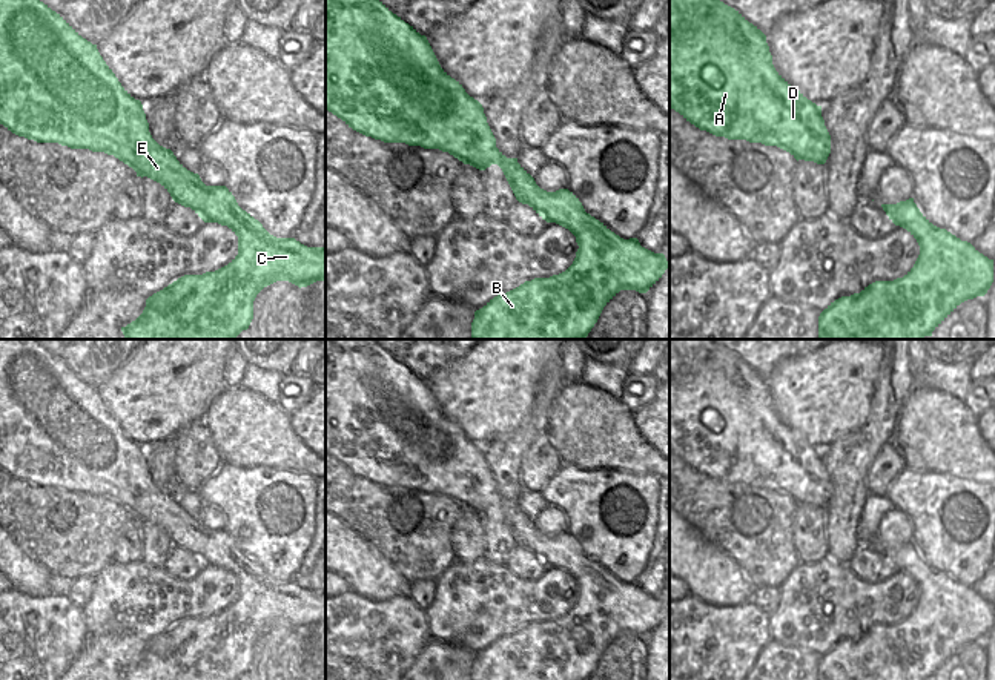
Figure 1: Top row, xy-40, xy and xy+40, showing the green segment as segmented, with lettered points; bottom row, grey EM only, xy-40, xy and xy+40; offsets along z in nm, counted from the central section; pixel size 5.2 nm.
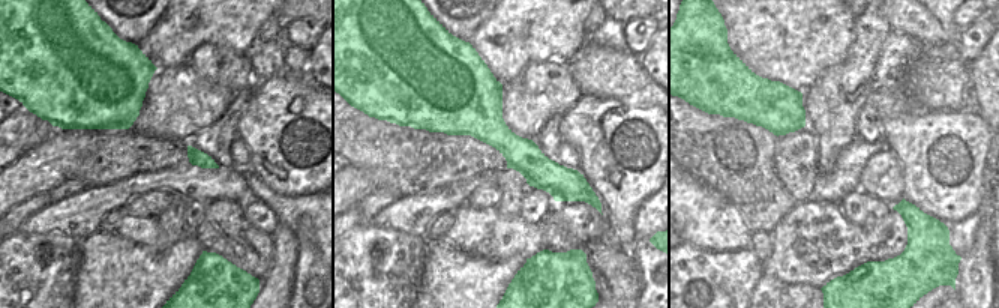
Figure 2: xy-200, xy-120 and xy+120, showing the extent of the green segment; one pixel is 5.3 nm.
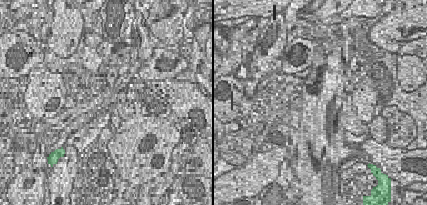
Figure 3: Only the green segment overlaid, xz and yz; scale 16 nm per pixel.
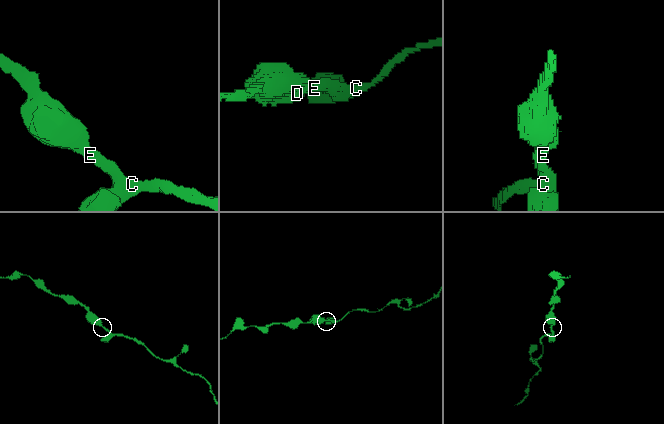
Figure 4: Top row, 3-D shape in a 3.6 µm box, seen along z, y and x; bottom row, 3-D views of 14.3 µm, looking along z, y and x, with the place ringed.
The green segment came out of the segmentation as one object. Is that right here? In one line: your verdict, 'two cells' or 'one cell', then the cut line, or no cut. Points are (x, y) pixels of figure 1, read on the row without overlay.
one cell | no cut

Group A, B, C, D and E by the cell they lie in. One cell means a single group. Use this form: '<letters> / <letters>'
A B C D E

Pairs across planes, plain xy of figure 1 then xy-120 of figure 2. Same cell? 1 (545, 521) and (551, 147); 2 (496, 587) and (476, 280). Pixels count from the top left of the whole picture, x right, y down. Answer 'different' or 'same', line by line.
1: different
2: different

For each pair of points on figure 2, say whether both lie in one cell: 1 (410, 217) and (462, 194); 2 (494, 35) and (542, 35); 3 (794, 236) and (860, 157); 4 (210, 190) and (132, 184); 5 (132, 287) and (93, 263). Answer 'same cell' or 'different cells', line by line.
1: same cell
2: same cell
3: different cells
4: same cell
5: same cell

